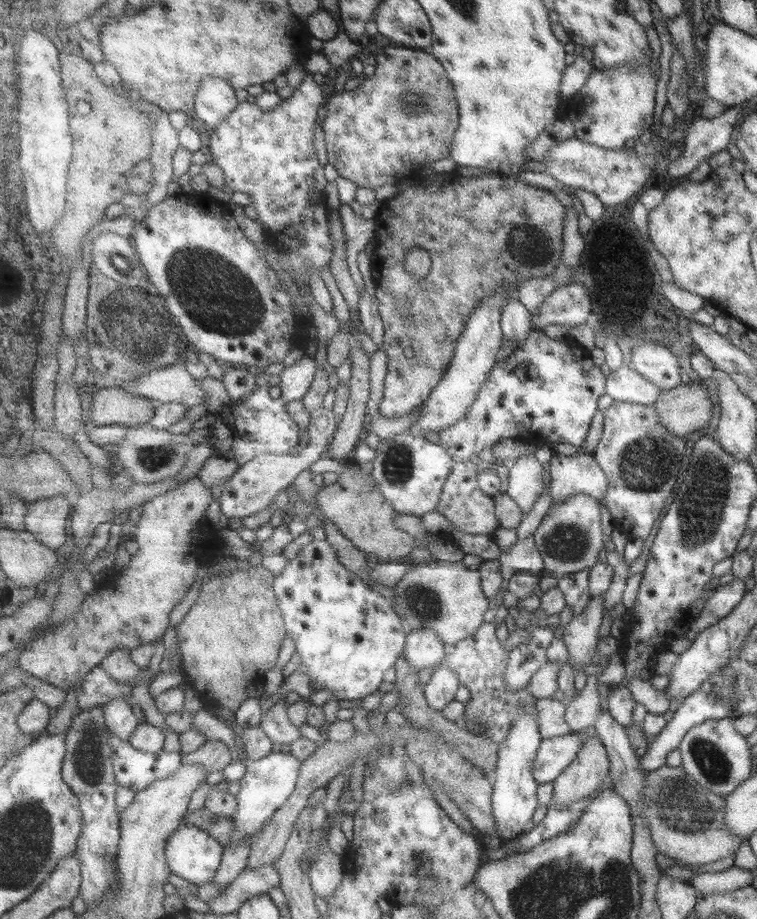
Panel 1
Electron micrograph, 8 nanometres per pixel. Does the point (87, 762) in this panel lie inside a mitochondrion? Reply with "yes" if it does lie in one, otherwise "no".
yes

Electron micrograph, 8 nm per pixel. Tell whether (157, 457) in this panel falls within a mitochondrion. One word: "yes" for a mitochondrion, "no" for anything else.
yes

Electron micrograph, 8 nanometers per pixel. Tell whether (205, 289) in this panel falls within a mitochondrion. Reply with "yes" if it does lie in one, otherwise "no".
yes

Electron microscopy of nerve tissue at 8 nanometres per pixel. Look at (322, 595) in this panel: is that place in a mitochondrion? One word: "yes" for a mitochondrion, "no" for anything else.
no

